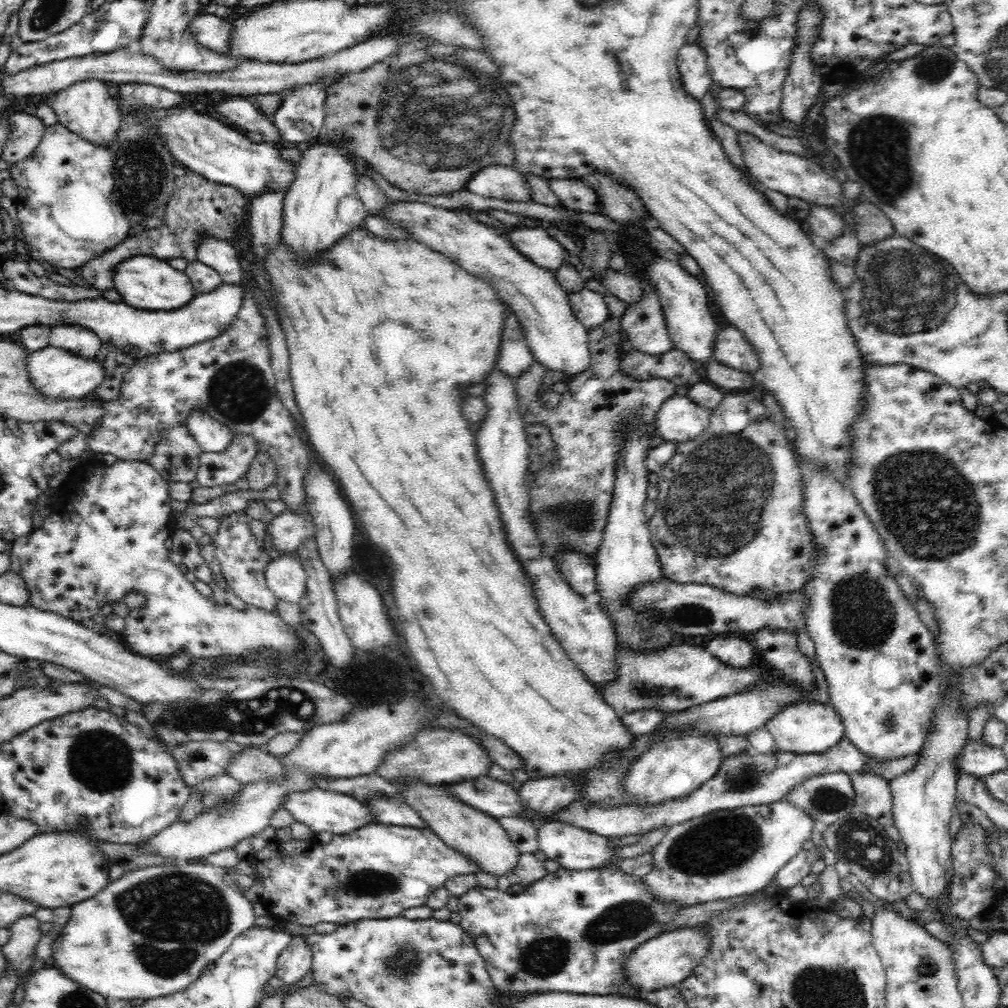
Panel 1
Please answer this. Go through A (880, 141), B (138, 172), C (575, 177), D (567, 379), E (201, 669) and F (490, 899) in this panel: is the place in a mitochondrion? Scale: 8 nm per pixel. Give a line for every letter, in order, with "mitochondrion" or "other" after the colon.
A: mitochondrion
B: mitochondrion
C: other
D: other
E: other
F: other

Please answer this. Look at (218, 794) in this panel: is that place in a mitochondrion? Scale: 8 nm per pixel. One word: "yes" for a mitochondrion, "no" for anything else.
yes

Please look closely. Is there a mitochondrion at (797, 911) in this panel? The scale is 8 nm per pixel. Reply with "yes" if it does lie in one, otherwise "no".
no

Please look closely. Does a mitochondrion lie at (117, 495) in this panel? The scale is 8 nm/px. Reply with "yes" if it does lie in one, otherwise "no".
no

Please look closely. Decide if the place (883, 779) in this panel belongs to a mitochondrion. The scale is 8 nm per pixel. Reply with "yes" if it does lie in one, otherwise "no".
no

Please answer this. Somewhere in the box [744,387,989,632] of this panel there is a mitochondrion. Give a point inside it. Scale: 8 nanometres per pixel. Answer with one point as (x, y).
(902, 484)

